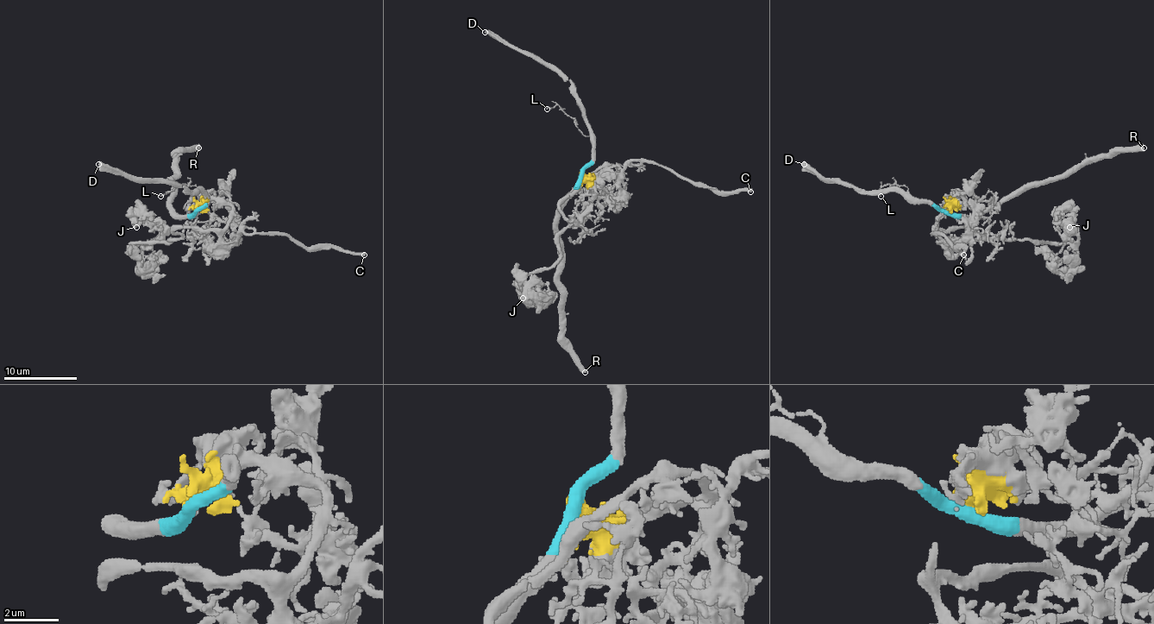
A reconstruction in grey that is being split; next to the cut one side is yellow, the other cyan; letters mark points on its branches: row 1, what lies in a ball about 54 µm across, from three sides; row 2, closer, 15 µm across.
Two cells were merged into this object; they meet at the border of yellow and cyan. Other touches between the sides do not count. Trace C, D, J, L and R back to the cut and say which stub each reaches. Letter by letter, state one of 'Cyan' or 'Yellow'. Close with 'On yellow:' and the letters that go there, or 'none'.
C: Yellow
D: Cyan
J: Yellow
L: Cyan
R: Cyan
On yellow: C, J

